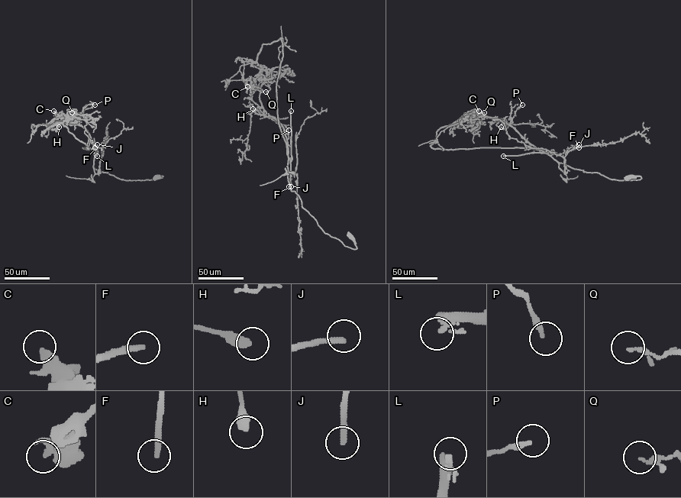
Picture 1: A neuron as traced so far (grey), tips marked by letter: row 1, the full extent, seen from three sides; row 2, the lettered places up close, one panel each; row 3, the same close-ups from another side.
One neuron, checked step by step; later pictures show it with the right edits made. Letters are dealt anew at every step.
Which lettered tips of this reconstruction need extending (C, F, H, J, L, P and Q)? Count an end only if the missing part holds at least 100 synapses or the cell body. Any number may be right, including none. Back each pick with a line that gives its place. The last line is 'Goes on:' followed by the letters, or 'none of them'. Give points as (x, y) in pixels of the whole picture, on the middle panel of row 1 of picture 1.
F: Place: (288, 186)
J: Place: (291, 186)
L: Place: (291, 111)
Goes on: F, J, L

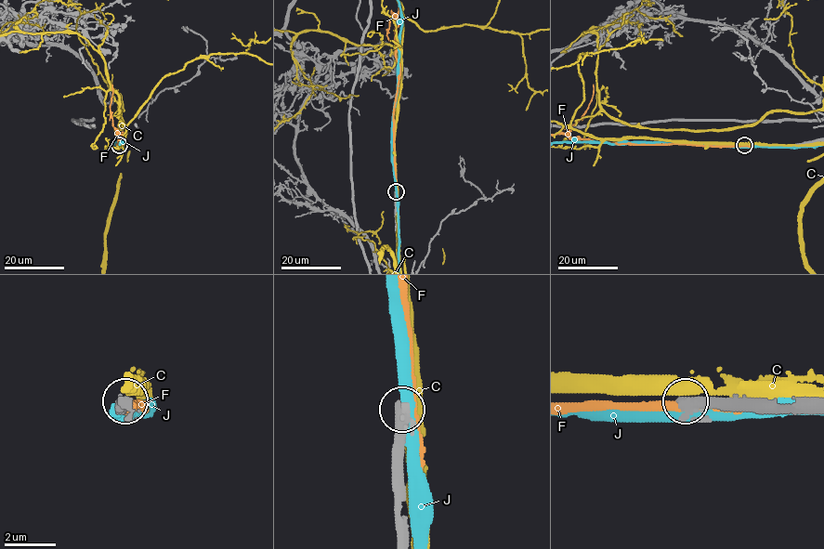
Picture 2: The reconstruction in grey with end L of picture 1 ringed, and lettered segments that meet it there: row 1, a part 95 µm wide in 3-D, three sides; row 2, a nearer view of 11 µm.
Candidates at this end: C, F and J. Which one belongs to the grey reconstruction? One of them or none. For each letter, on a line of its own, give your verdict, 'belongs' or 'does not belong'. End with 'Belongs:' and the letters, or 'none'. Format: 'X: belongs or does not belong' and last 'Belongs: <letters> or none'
C: does not belong
F: does not belong
J: does not belong
Belongs: none

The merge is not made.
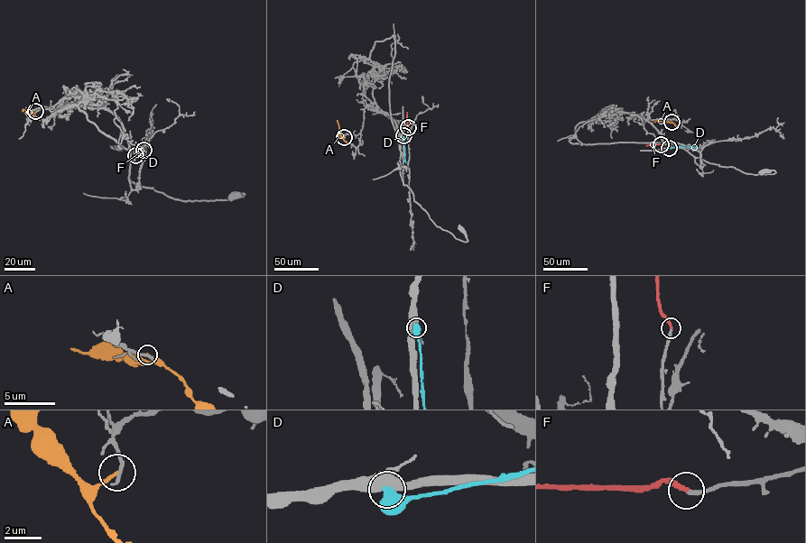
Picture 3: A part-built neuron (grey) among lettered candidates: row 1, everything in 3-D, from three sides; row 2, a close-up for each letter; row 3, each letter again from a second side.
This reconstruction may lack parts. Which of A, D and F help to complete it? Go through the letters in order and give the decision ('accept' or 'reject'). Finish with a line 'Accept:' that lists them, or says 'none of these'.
A: reject
D: reject
F: accept
Accept: F

